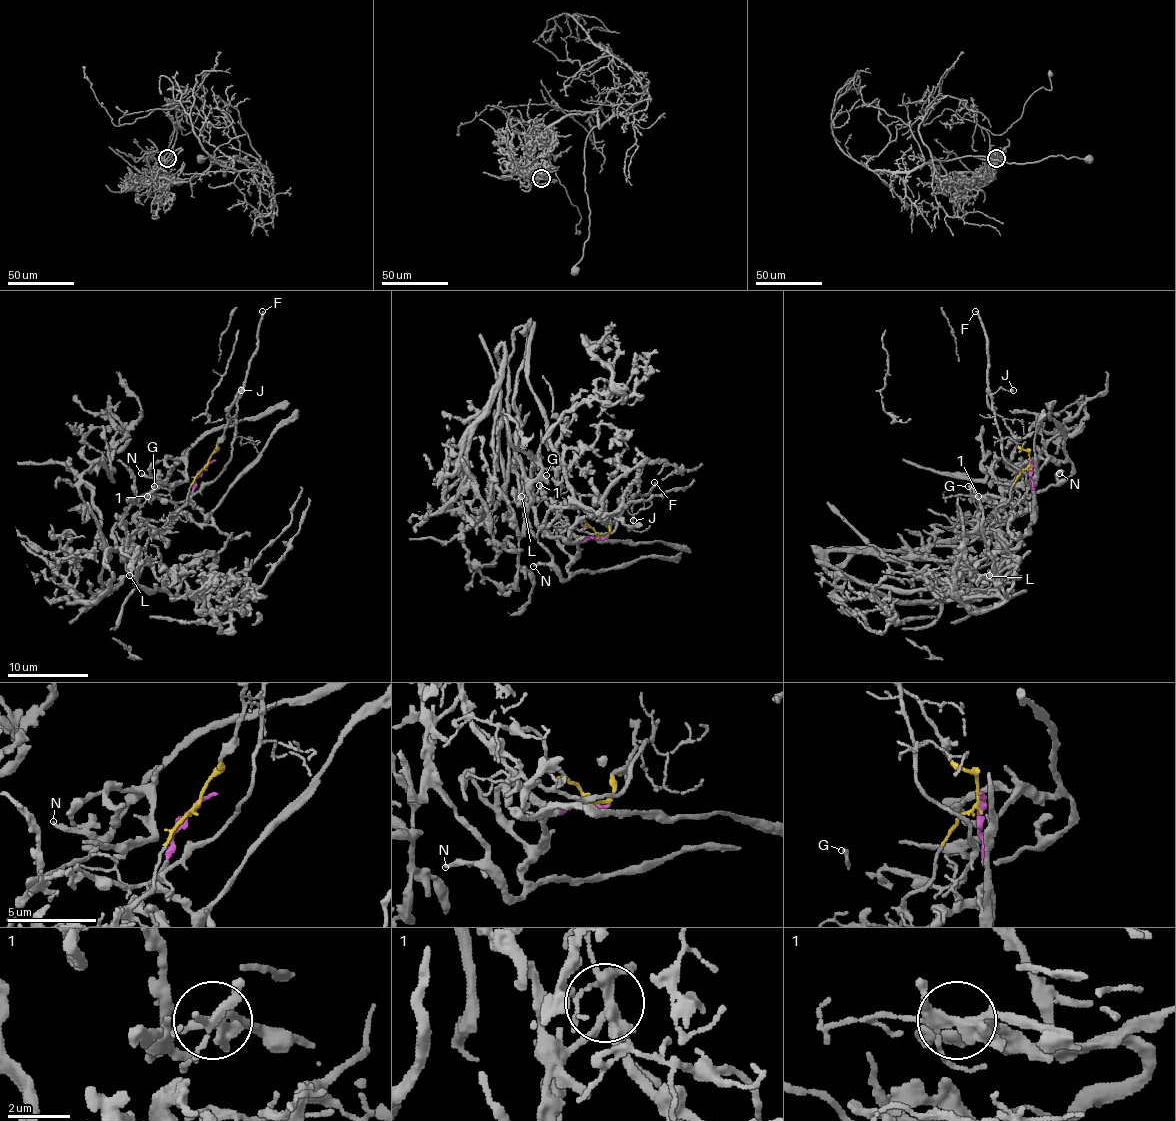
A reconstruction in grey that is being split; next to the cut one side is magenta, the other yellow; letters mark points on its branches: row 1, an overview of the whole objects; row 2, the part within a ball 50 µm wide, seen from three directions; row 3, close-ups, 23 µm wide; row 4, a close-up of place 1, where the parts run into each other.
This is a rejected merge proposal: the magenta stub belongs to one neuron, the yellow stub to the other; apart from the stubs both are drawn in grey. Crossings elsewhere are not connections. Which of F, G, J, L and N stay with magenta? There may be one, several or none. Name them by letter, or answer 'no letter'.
G, L, N

